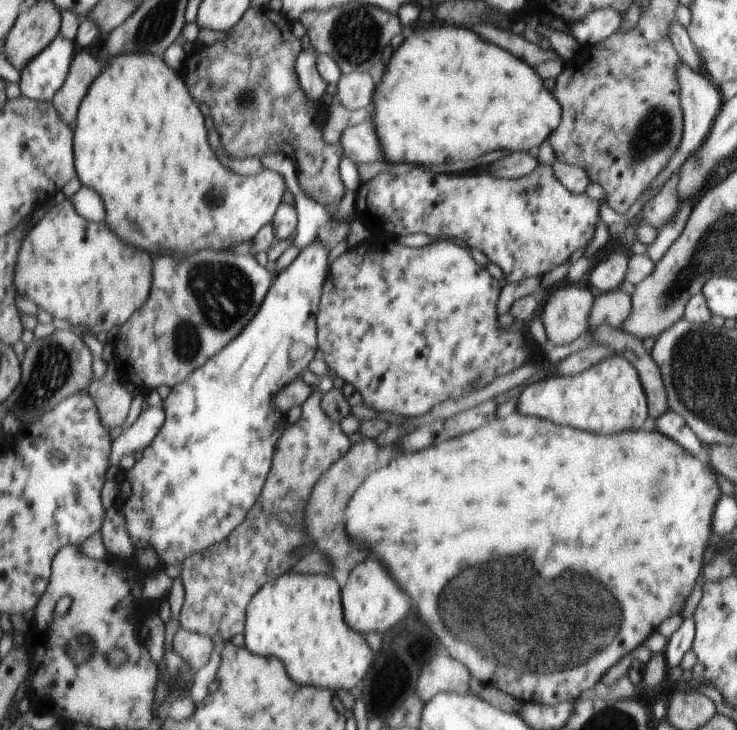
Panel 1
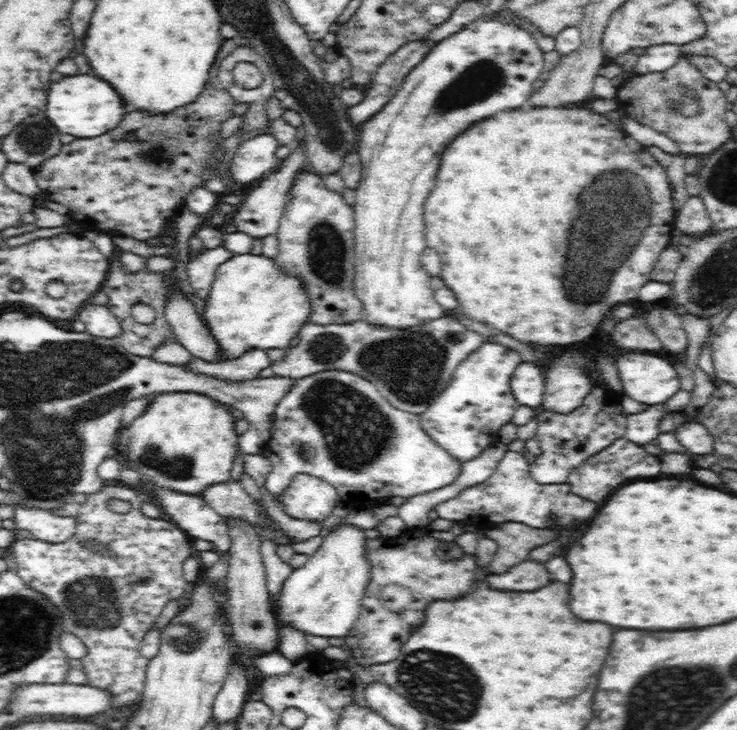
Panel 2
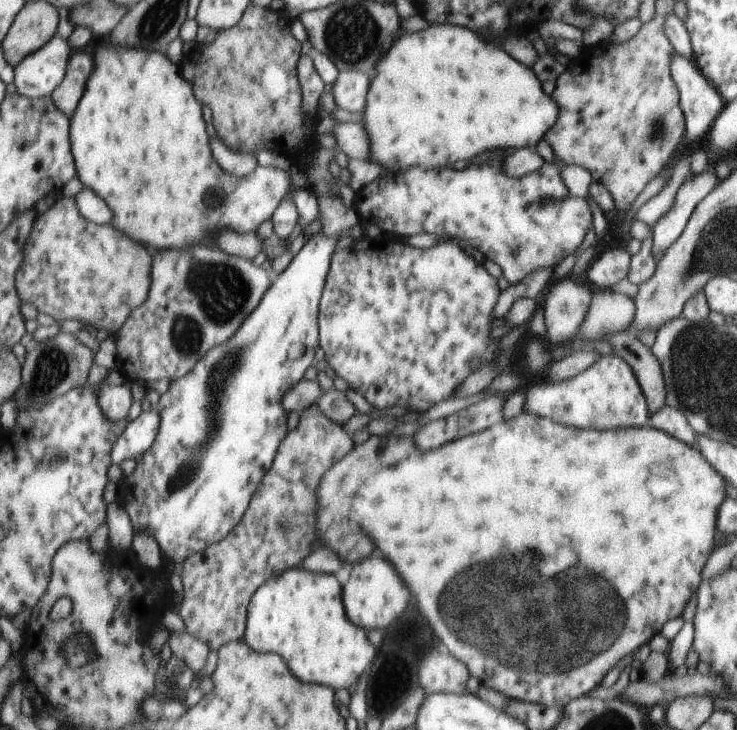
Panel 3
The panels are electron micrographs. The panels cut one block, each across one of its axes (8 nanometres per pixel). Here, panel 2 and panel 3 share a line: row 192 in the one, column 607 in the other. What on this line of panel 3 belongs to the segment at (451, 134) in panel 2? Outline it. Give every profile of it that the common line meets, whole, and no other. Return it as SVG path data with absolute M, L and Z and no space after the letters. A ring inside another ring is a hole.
M599 355L587 369L565 381L552 381L527 390L525 410L563 425L601 431L644 426L648 406L638 379L620 355Z

